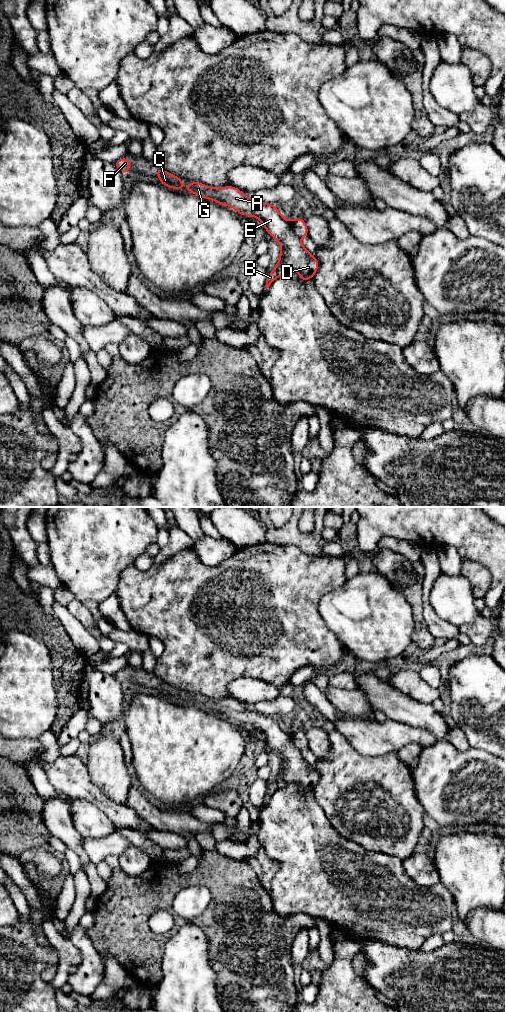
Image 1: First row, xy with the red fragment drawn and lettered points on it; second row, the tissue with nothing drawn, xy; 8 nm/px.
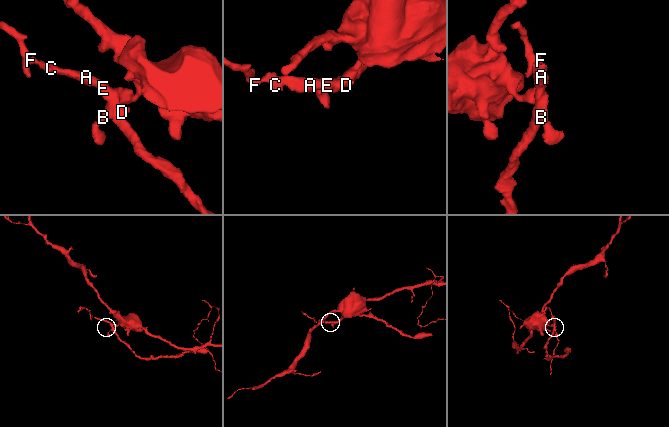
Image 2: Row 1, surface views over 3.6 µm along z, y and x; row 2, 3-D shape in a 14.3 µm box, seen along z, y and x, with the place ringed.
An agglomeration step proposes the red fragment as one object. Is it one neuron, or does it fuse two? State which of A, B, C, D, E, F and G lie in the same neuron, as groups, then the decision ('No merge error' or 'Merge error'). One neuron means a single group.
Groups: A C D E F G / B. Merge error

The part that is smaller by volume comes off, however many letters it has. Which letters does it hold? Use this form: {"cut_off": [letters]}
{"cut_off": ["A", "C", "D", "E", "F", "G"]}

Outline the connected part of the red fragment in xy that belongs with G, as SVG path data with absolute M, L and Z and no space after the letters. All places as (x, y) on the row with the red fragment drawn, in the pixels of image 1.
M189 182L185 191L230 206L241 216L250 215L260 220L266 232L279 242L283 250L279 276L285 276L292 271L297 271L302 281L315 276L319 261L302 245L300 238L292 230L291 219L285 220L276 205L247 197L233 186L214 188L200 182Z

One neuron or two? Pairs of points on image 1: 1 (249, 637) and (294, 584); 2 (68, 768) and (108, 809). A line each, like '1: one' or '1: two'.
1: one
2: one

